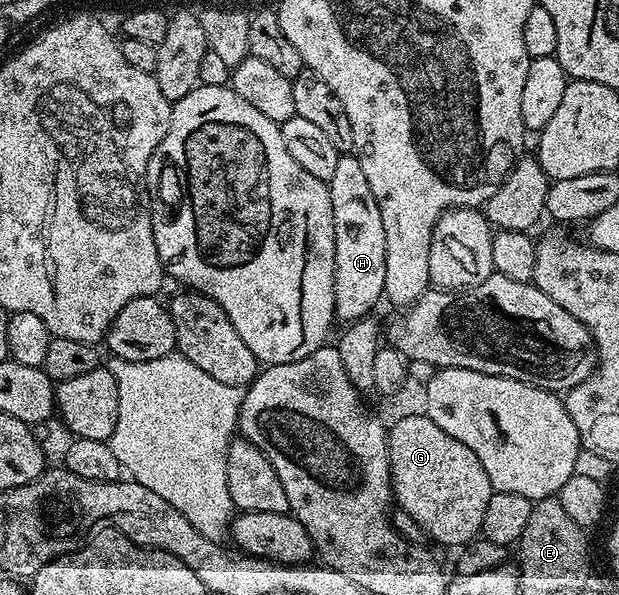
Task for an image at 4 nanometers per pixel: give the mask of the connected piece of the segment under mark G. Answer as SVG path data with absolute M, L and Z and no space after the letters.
M418 413L399 418L389 429L389 466L396 508L411 515L429 541L464 547L481 533L487 503L495 492L493 484L471 447Z

